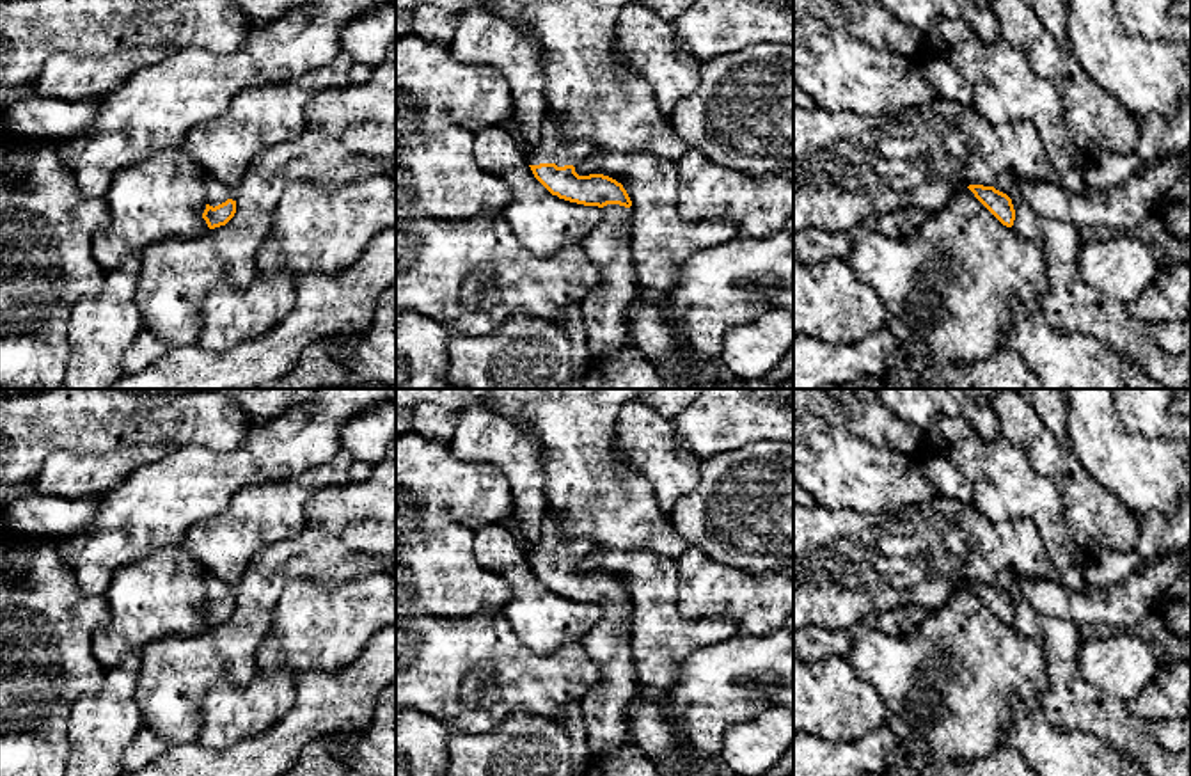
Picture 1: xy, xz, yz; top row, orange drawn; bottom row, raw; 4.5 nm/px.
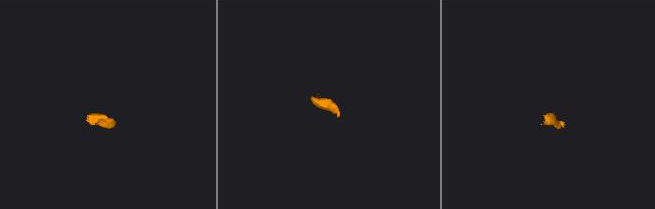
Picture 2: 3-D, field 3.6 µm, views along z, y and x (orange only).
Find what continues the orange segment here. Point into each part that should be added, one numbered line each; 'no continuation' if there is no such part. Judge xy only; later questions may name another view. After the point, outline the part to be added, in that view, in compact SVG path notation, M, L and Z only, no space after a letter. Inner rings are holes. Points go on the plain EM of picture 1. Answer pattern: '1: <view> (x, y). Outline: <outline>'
1: xy (217, 590). Outline: M204 574L204 590L206 600L213 606L225 600L227 597L236 598L236 588L225 584L224 581L211 574Z

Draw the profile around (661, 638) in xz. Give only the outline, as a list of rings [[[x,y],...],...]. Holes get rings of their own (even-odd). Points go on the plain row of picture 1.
[[[596,547],[577,559],[579,574],[603,572],[623,582],[634,609],[630,650],[637,680],[653,693],[676,684],[680,664],[696,650],[737,636],[730,616],[683,618],[676,606],[676,559],[650,550]]]

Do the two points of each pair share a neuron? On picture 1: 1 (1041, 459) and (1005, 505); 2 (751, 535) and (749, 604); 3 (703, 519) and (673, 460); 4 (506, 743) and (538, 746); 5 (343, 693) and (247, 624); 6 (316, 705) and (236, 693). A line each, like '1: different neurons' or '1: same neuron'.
1: different neurons
2: different neurons
3: different neurons
4: same neuron
5: different neurons
6: different neurons

